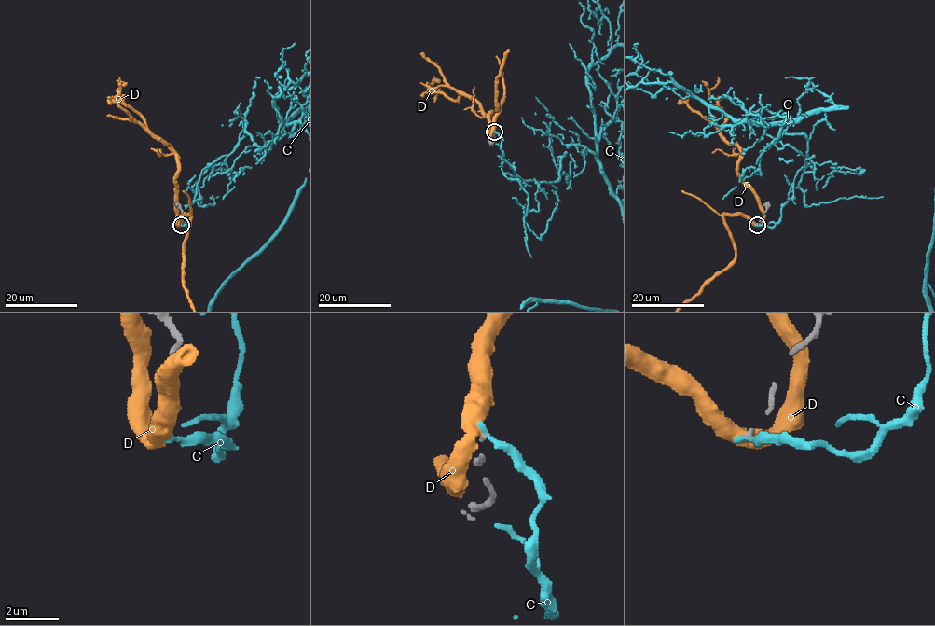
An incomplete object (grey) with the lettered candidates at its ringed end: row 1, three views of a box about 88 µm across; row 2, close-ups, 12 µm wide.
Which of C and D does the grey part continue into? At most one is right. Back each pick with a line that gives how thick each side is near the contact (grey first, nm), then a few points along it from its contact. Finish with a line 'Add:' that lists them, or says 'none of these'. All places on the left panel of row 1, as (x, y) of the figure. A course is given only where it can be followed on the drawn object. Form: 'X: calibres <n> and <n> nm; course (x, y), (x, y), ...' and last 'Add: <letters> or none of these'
Add: none of these

